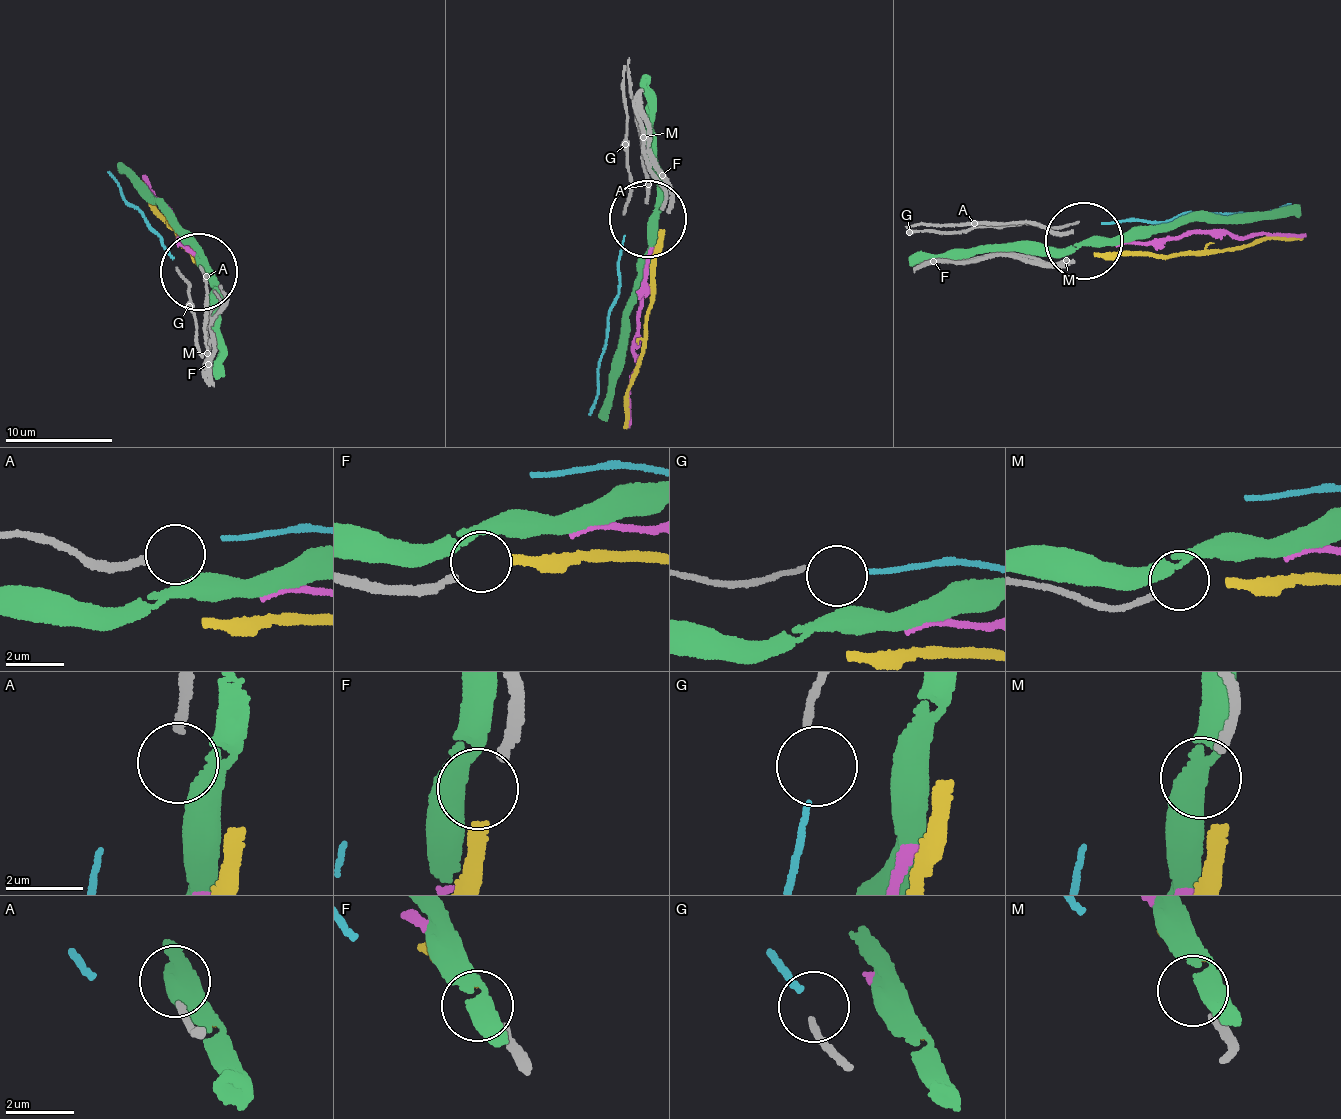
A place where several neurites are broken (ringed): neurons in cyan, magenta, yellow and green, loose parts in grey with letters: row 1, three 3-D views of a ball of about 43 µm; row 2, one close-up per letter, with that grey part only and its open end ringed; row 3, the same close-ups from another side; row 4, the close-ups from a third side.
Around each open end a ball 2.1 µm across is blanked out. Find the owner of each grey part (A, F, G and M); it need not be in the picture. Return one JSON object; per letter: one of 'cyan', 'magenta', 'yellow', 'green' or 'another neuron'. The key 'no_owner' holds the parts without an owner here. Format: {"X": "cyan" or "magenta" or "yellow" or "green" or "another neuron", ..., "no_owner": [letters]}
{"A": "another neuron", "F": "yellow", "G": "cyan", "M": "another neuron", "no_owner": ["A", "M"]}

